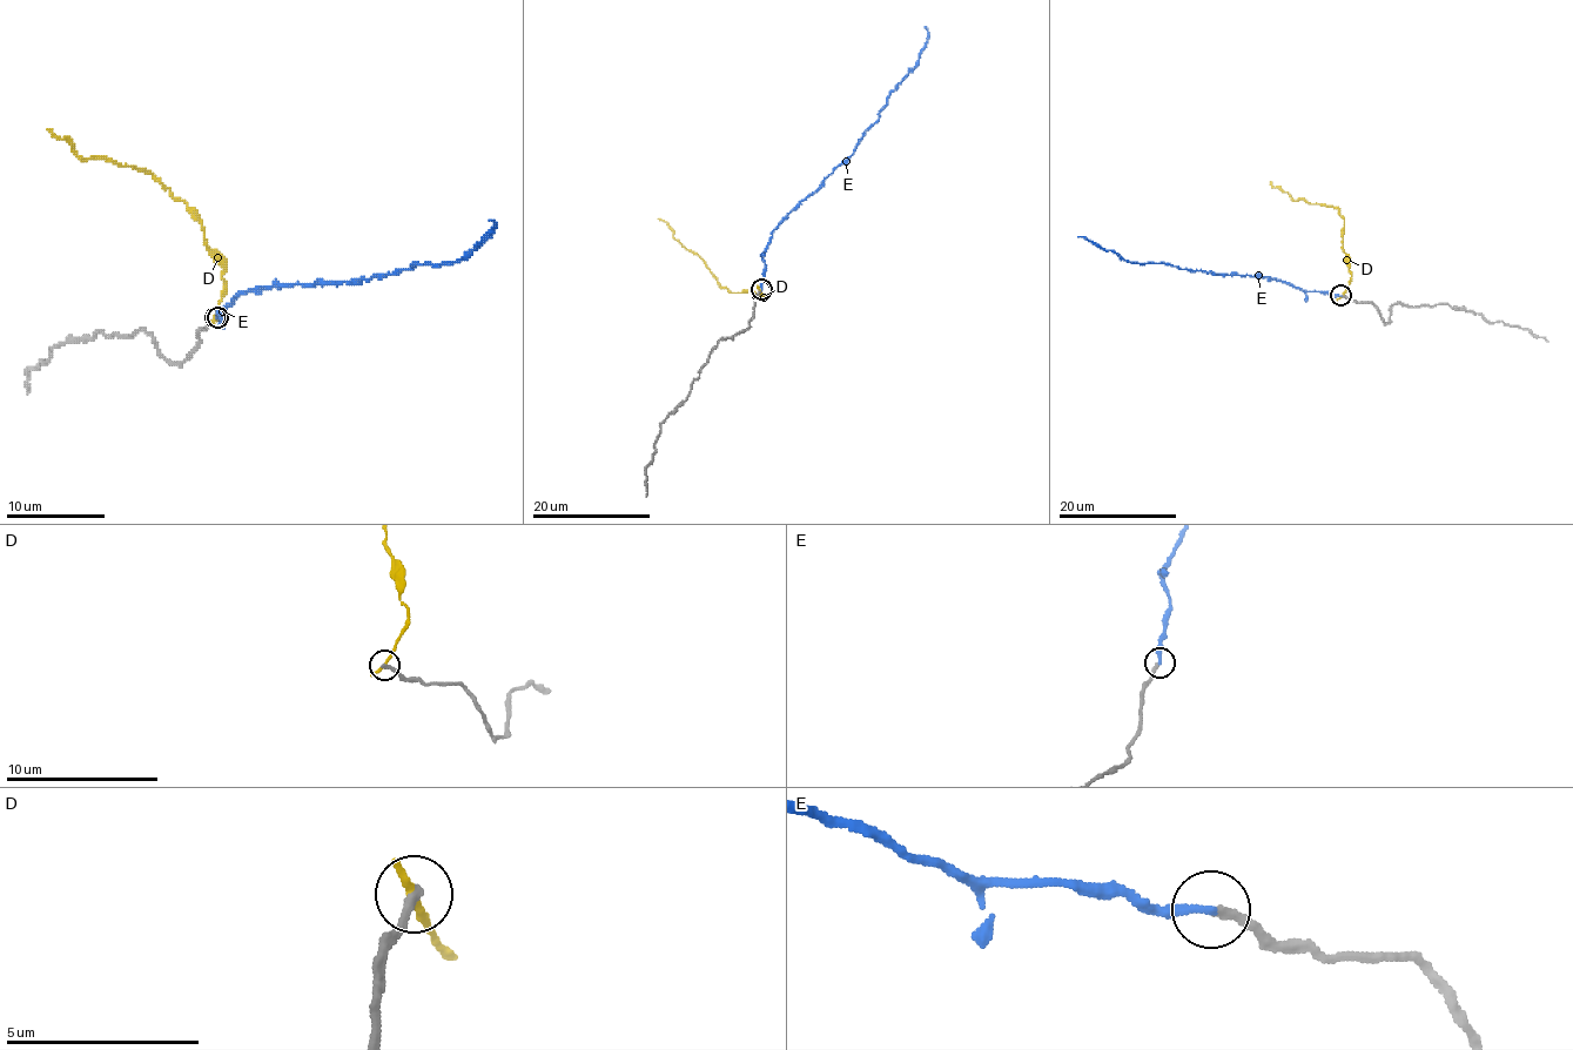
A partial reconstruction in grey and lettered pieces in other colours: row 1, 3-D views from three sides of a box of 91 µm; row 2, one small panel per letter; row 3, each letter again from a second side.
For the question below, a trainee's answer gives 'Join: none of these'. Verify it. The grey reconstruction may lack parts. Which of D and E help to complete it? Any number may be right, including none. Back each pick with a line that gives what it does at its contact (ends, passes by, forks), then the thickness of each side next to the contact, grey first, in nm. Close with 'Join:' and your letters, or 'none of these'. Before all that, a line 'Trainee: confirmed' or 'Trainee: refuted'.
Trainee: refuted
E: it ends; calibres 220 and 240 nm
Join: E

